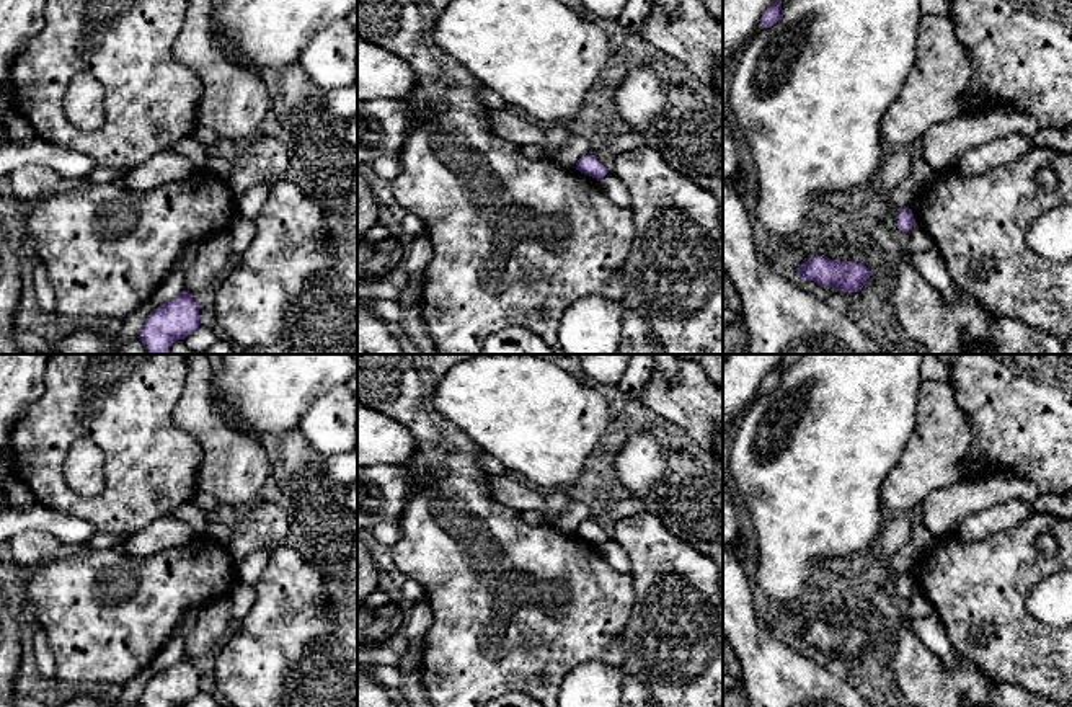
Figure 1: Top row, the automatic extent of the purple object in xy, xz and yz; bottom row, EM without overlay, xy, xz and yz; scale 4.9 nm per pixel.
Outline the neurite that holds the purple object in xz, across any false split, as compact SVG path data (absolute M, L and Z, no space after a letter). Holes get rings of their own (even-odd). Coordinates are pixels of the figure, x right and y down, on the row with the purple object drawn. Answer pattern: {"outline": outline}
{"outline": "M583 155L576 163L576 170L596 178L597 181L609 173L609 170L600 165L594 155Z"}

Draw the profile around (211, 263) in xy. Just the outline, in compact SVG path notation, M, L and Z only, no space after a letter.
M220 232L202 240L197 247L194 263L184 276L184 291L194 294L219 286L230 269L230 255L230 232Z

